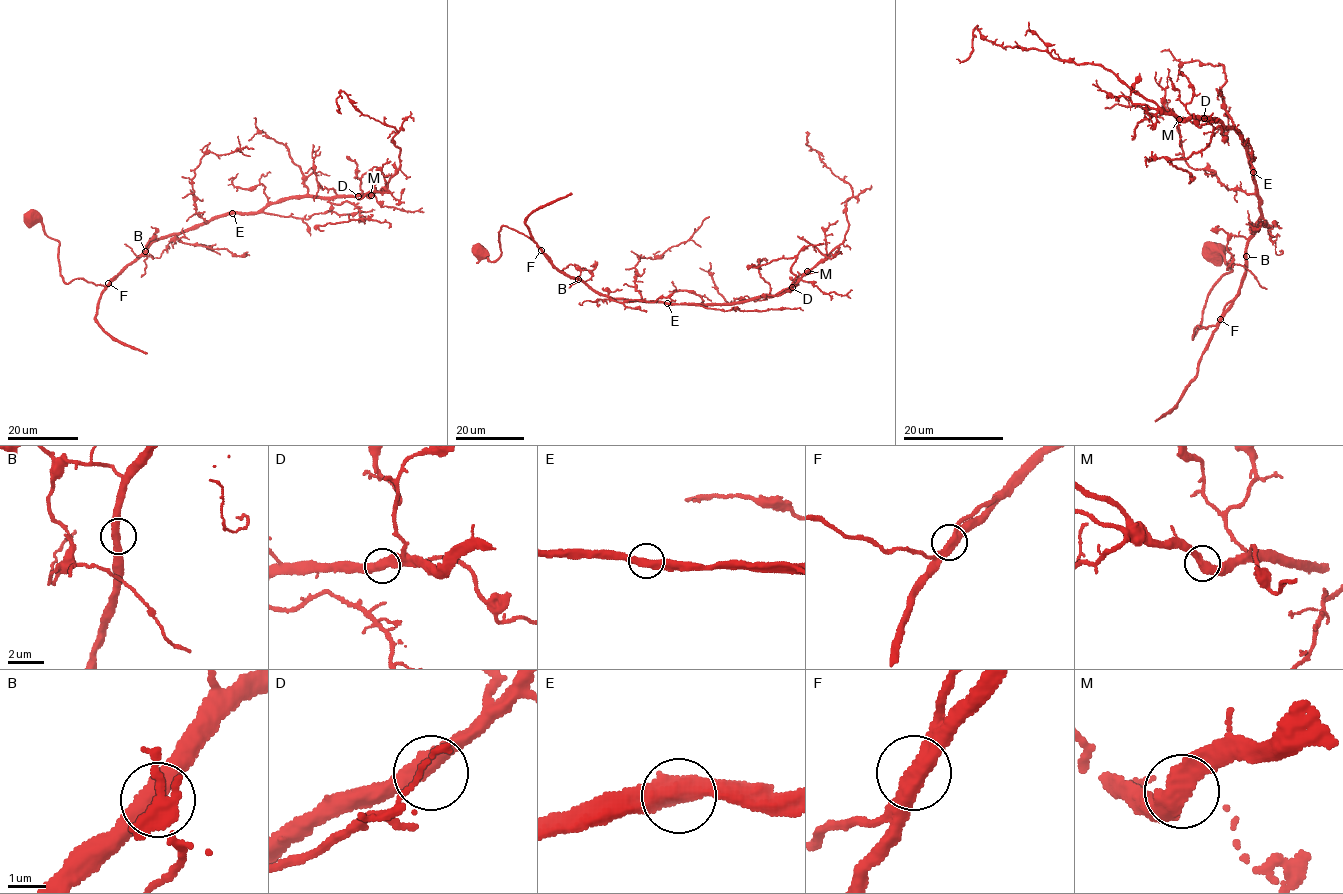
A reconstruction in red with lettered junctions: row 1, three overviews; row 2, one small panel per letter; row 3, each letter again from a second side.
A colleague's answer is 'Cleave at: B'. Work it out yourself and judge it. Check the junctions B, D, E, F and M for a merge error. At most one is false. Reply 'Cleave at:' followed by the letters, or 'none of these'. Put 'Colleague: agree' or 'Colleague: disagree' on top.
Colleague: disagree
Cleave at: none of these

